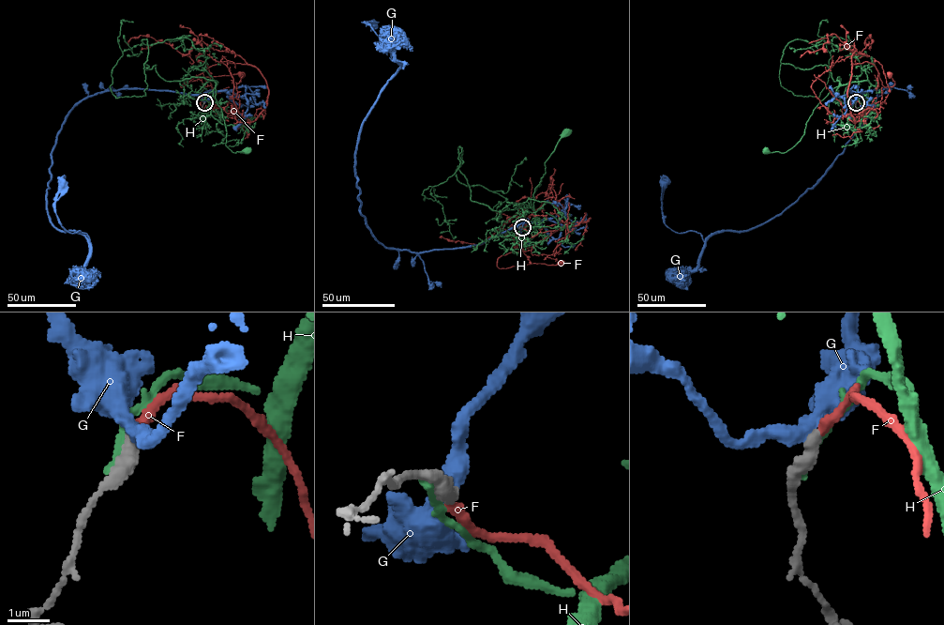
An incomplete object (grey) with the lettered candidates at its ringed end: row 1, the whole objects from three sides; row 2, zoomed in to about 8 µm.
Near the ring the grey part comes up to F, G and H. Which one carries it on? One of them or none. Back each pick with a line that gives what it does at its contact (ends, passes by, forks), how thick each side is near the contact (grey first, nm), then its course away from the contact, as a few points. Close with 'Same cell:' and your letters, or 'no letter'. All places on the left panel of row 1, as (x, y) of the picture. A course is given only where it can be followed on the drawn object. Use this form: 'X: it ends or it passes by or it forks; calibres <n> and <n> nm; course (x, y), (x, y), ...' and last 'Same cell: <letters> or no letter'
F: it ends; calibres 380 and 240 nm; course (204, 102), (218, 114), (252, 122), (268, 95), (255, 68), (222, 62), (180, 86), (242, 73)
Same cell: F

